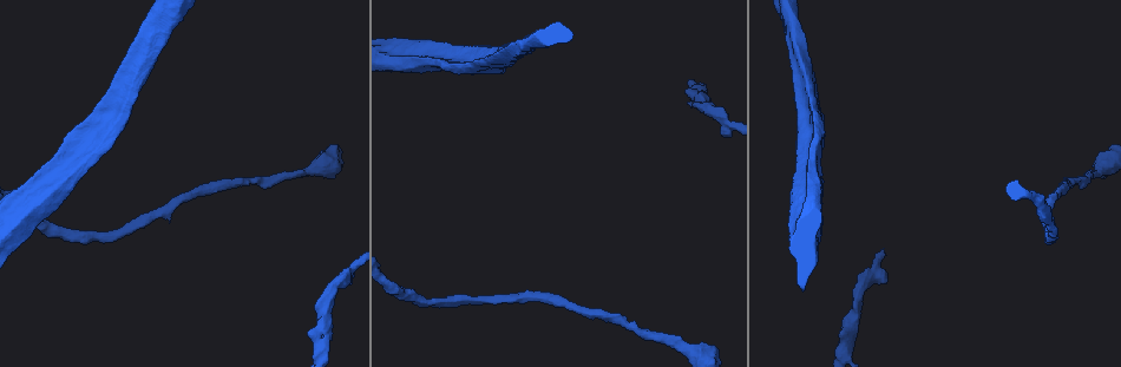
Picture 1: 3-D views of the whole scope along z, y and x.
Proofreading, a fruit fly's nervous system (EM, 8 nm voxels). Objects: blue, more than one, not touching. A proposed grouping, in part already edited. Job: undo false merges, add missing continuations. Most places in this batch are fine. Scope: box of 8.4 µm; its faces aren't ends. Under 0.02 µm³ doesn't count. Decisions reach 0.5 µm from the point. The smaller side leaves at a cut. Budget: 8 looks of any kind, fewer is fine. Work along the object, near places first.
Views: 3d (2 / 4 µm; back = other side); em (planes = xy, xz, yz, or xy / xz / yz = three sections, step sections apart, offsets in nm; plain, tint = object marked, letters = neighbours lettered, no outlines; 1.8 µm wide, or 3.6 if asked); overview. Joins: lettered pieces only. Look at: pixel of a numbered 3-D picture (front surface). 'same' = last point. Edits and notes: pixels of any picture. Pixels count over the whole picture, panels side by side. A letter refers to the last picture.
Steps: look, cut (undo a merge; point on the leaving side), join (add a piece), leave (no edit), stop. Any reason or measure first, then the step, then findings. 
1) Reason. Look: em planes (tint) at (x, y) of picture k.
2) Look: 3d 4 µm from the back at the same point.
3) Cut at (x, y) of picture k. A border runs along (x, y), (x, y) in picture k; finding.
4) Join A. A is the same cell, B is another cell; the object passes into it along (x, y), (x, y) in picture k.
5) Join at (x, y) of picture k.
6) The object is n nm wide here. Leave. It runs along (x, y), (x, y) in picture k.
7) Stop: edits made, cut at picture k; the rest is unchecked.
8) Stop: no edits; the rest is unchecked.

Thick turns thin. Look: em 3.6 µm xz step 8 (tint) at (694, 352) of picture 1.

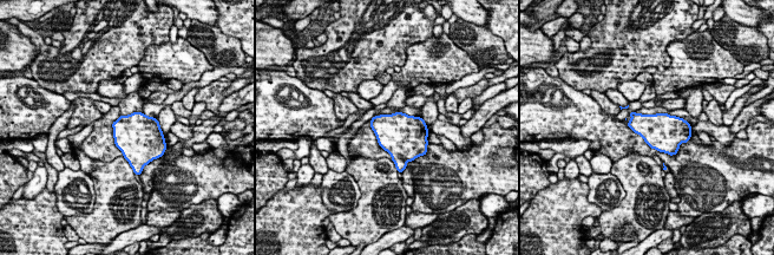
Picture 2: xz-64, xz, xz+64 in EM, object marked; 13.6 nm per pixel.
Cut it another way. Look: em 3.6 µm planes (tint) at the same point.

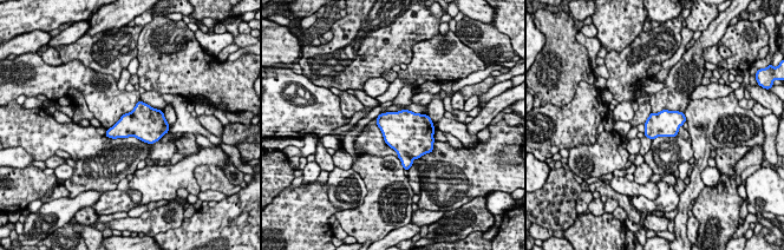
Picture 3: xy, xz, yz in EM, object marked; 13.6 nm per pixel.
See the neighbours. Look: em 3.6 µm planes (letters) at the same point.

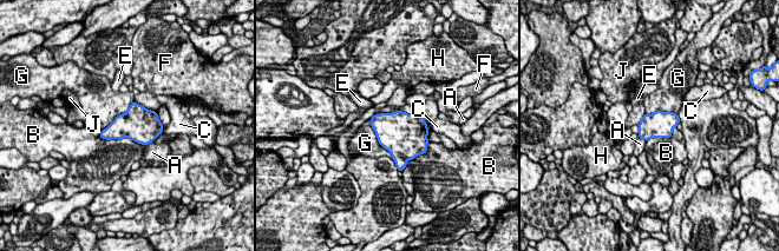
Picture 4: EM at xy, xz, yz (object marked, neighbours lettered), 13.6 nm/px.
Leave. A, B, C, E, F, G, H and J are other cells; a border runs along (133, 100), (102, 130) in picture 4; one neuron here.

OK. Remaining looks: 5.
Thin neck. Look: 3d 4 µm at (854, 341) of picture 1.

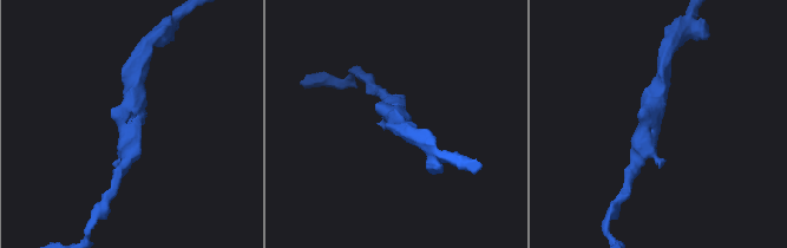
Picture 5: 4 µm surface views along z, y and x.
The arms are 240, 240 nm wide; need the tissue. Look: em yz step 16 (tint) at (130, 121) of picture 5.

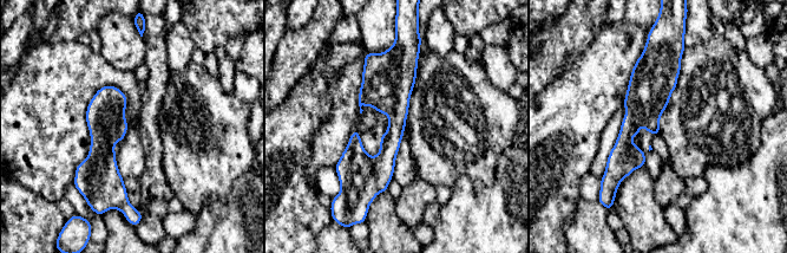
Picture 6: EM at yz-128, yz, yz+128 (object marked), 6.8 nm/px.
Another direction. Look: em planes (letters) at the same point.

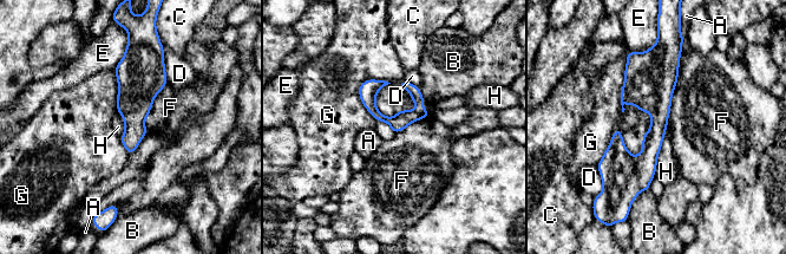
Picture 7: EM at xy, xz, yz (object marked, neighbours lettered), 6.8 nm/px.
The object is 120 nm wide here. Leave. A, B, C, D, E, F, G and H are other cells; a border runs along (666, 134), (654, 176) in picture 7; all the same neuron.

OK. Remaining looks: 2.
Stops while still wide. Look: em 3.6 µm xz step 8 (letters) at (815, 112) of picture 1.

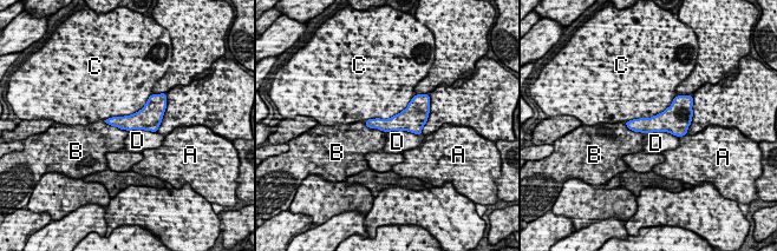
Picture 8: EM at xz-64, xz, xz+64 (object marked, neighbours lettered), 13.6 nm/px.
Cut it another way. Look: em 3.6 µm planes (letters) at the same point.

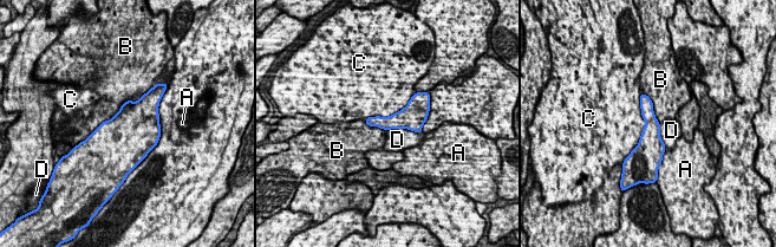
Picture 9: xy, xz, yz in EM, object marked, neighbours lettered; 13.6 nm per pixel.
The object is 220 nm wide here. Leave. A, B, C and D are other cells; a border runs along (148, 91), (126, 101), (85, 140) in picture 9; no lettered piece goes on from it.

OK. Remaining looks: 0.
Stop: no edits; the rest is unchecked.

